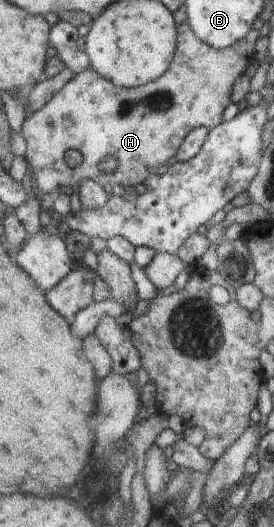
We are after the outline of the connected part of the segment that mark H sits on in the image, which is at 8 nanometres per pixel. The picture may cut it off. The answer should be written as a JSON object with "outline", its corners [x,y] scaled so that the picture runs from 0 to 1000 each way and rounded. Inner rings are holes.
{"outline":[[[668,42],[650,47],[650,89],[628,120],[577,154],[467,169],[412,159],[405,152],[383,152],[332,129],[266,144],[161,203],[95,224],[77,258],[102,275],[91,302],[128,338],[120,353],[139,353],[161,366],[197,372],[215,368],[212,362],[226,355],[263,355],[277,362],[292,347],[321,343],[350,343],[394,364],[412,351],[507,361],[547,351],[577,336],[577,321],[642,294],[642,287],[653,287],[701,247],[715,241],[781,241],[810,230],[810,211],[839,195],[847,157],[905,127],[898,104],[861,89],[912,89],[912,112],[927,112],[927,82],[942,74],[942,57],[916,53],[905,70],[861,80],[854,87],[788,93],[737,82],[712,59],[701,59],[697,46]],[[248,283],[277,283],[307,298],[307,306],[285,317],[252,317],[234,306],[234,290]],[[387,294],[401,294],[423,306],[423,321],[401,328],[372,328],[358,321],[358,302]]]}

